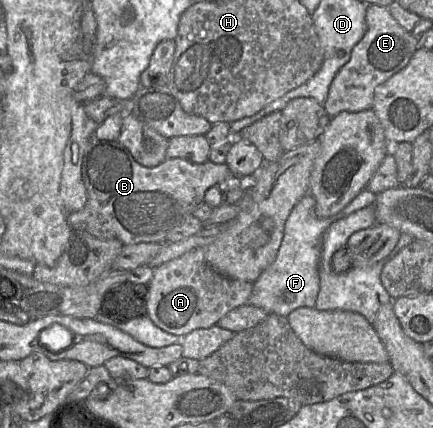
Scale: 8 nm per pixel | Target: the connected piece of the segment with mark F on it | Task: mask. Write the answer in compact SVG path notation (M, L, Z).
M362 190L337 214L317 218L314 214L315 199L307 193L291 210L284 226L284 235L275 260L253 283L249 304L266 312L287 317L301 307L314 307L320 289L319 260L323 236L335 221L374 204L376 194Z

